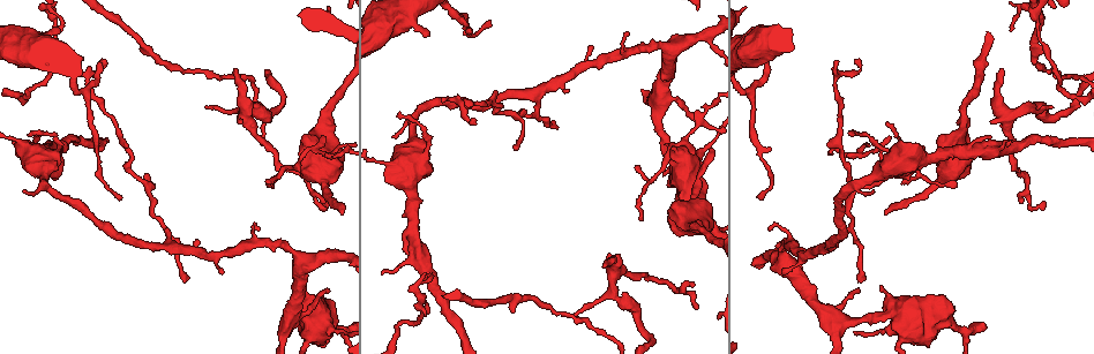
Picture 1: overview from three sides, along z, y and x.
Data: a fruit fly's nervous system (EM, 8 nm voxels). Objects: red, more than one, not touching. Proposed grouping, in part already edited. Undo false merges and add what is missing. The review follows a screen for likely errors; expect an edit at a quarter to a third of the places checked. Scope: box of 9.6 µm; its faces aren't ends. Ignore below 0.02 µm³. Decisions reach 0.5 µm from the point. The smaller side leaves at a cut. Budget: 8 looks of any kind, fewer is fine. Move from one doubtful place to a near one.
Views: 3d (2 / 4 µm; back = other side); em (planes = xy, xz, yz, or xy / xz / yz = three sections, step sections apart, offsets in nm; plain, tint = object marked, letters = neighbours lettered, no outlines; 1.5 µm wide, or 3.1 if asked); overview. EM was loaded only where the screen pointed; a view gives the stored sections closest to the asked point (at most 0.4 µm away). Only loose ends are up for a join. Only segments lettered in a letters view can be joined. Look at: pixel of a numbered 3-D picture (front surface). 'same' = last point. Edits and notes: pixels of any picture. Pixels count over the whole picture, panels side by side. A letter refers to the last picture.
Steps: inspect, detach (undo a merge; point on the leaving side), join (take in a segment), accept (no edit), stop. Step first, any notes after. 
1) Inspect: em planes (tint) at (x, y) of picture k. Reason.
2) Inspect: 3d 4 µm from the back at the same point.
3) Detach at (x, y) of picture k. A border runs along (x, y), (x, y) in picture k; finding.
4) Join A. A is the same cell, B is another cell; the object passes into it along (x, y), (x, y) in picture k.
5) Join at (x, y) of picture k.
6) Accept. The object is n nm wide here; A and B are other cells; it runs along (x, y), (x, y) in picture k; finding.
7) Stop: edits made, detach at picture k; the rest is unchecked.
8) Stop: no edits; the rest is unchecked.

Inspect: 3d 4 µm from the back at (99, 64) of picture 1. Thin end.

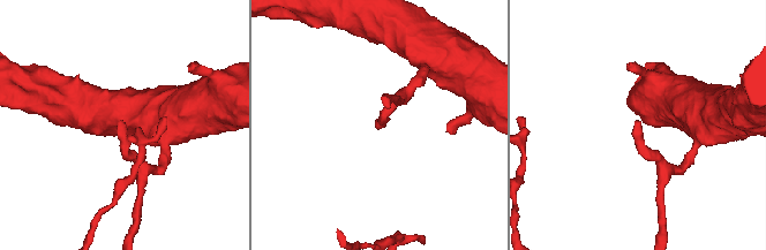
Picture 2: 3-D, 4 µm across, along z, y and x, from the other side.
Inspect: em planes (letters) at (376, 120) of picture 2.

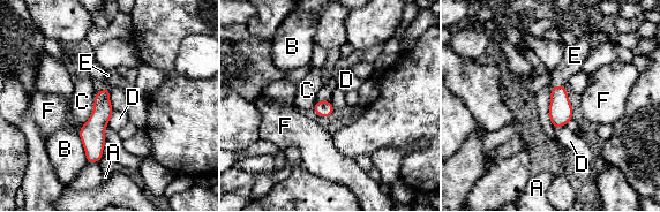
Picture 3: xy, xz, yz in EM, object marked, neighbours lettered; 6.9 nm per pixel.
Join at (575, 55) of picture 3. The object is 110 nm wide here; E is the same cell, A, B, C, D and F are other cells; the object passes into it along (561, 111), (557, 85), (575, 55) in picture 3; it goes on there.

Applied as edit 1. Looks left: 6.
Inspect: overview. Redraw.

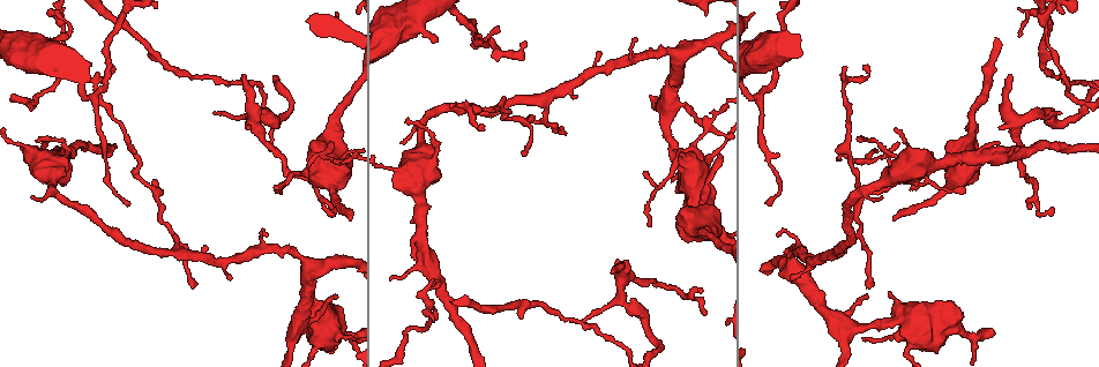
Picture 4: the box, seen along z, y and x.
Inspect: em planes (letters) at (434, 281) of picture 4. Tapers out.

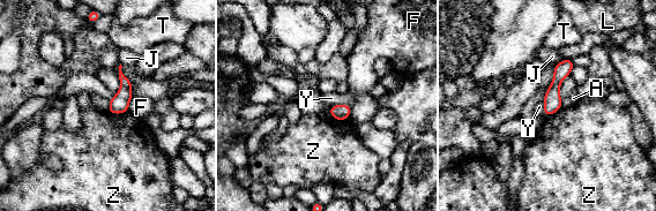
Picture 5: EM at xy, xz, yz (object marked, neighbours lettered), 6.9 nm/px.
Accept. A, F, J, L, T, Y and Z are other cells; a border runs along (351, 105), (335, 104), (328, 107) in picture 5; no lettered segment goes on from it.

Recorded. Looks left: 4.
Inspect: em xz step 8 (tint) at (280, 191) of picture 4. Tapers out.

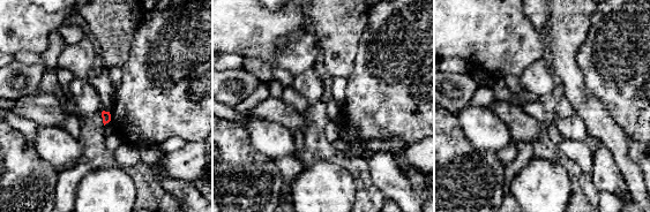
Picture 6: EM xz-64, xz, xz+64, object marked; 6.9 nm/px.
Inspect: em xy step 4 (letters) at the same point. Another direction.

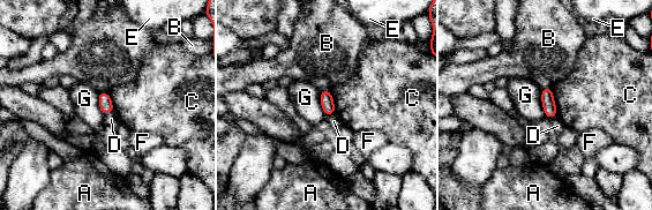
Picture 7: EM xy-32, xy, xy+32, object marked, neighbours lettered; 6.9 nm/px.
Accept. The longest contact is with G, 200 nm; A, B, C, D, E, F and G are other cells; a border runs along (540, 89), (540, 103), (546, 117) in picture 7; no lettered segment goes on from it.

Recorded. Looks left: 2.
Stop: edits made, join at picture 3; the rest is unchecked.

